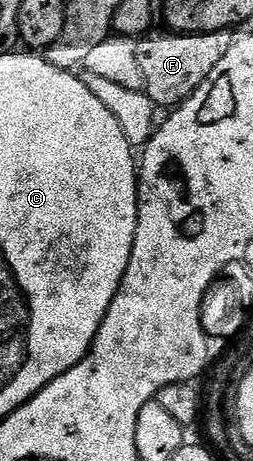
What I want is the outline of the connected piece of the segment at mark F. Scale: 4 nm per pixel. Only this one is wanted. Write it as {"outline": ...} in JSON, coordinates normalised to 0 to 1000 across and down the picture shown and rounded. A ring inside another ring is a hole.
{"outline":[[[684,65],[597,67],[542,89],[538,126],[569,152],[569,202],[628,236],[684,239],[731,221],[838,161],[854,134],[901,117],[933,78],[921,67],[692,69]]]}

